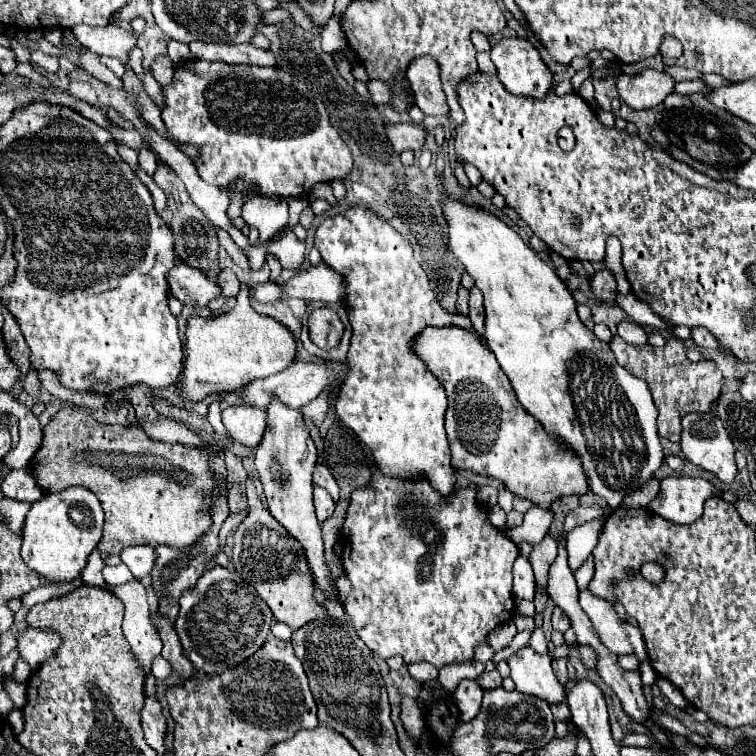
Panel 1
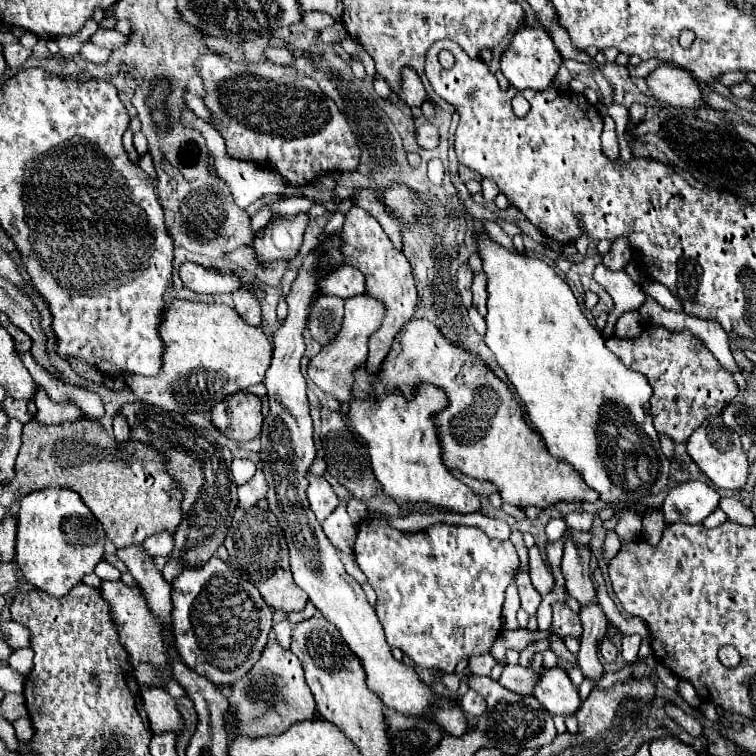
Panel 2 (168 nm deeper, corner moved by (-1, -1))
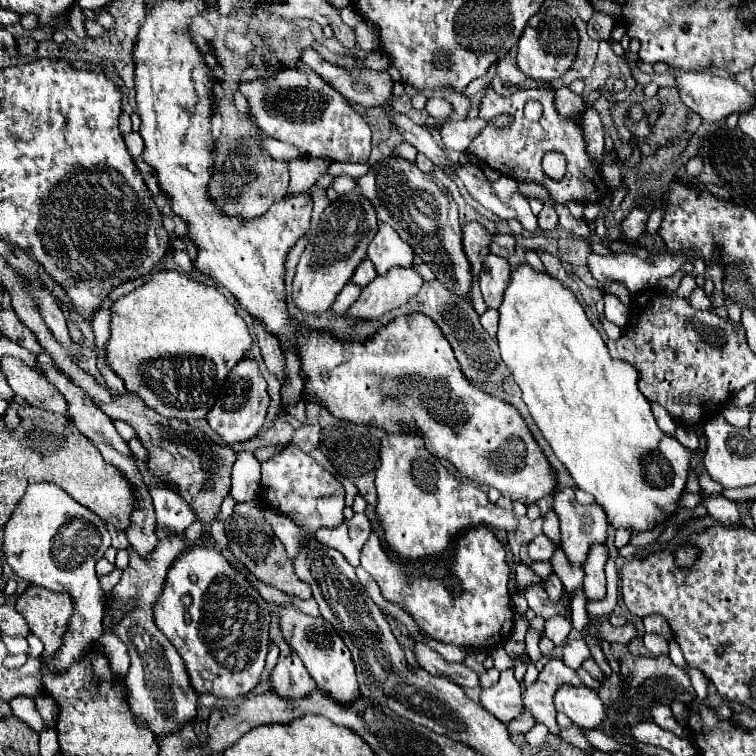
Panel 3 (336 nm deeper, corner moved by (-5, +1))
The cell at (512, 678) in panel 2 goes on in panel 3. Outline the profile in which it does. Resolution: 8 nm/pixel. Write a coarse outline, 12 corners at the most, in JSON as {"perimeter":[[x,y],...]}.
{"perimeter":[[552,658],[526,686],[524,706],[544,722],[550,734],[556,724],[554,694],[564,684],[580,686],[576,670]]}

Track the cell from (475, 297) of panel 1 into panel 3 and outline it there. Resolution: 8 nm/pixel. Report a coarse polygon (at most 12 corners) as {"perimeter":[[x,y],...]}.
{"perimeter":[[488,254],[480,290],[490,308],[502,304],[512,266]]}

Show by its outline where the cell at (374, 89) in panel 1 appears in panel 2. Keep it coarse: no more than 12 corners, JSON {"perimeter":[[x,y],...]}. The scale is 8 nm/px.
{"perimeter":[[410,66],[400,70],[398,98],[410,108],[422,106],[426,92]]}

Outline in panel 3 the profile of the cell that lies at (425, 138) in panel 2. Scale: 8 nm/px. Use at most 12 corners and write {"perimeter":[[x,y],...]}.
{"perimeter":[[462,118],[440,126],[446,148],[466,152],[484,120]]}

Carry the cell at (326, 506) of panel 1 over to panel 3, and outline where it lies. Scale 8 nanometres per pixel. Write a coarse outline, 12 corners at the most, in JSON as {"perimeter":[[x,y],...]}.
{"perimeter":[[294,444],[260,498],[306,532],[344,522],[344,486]]}

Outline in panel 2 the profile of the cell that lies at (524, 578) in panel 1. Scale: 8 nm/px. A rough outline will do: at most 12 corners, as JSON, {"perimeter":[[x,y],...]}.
{"perimeter":[[530,574],[516,576],[522,608],[536,614],[542,596],[534,590]]}

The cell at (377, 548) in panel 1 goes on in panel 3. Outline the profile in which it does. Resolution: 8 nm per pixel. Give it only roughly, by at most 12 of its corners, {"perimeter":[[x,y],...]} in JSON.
{"perimeter":[[488,526],[456,542],[448,576],[394,562],[374,532],[362,568],[444,644],[512,634],[510,568]]}

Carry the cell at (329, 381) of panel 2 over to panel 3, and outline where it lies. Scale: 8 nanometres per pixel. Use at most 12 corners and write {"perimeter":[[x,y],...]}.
{"perimeter":[[408,268],[376,276],[350,306],[354,318],[378,318],[406,304],[424,278]]}

